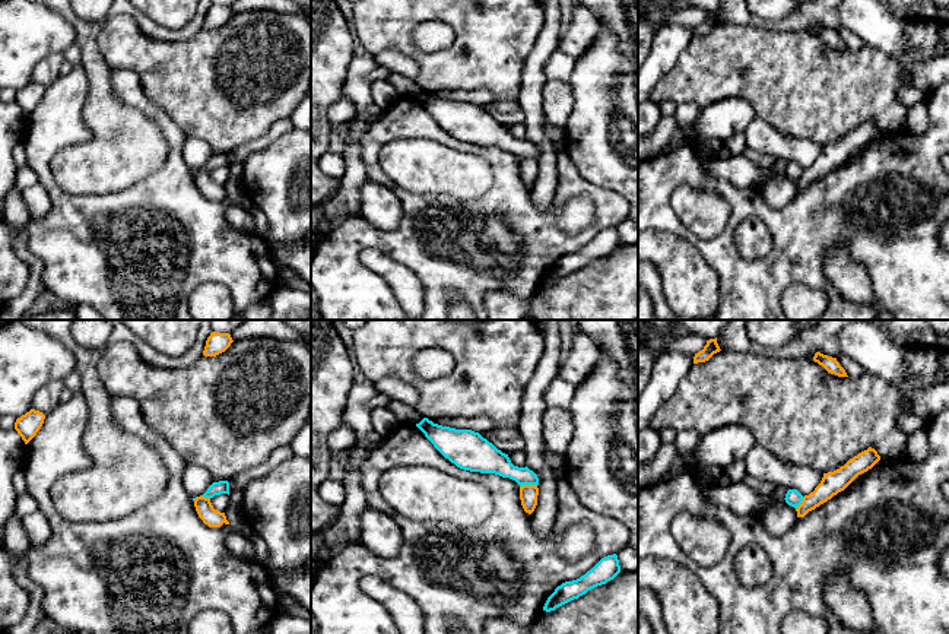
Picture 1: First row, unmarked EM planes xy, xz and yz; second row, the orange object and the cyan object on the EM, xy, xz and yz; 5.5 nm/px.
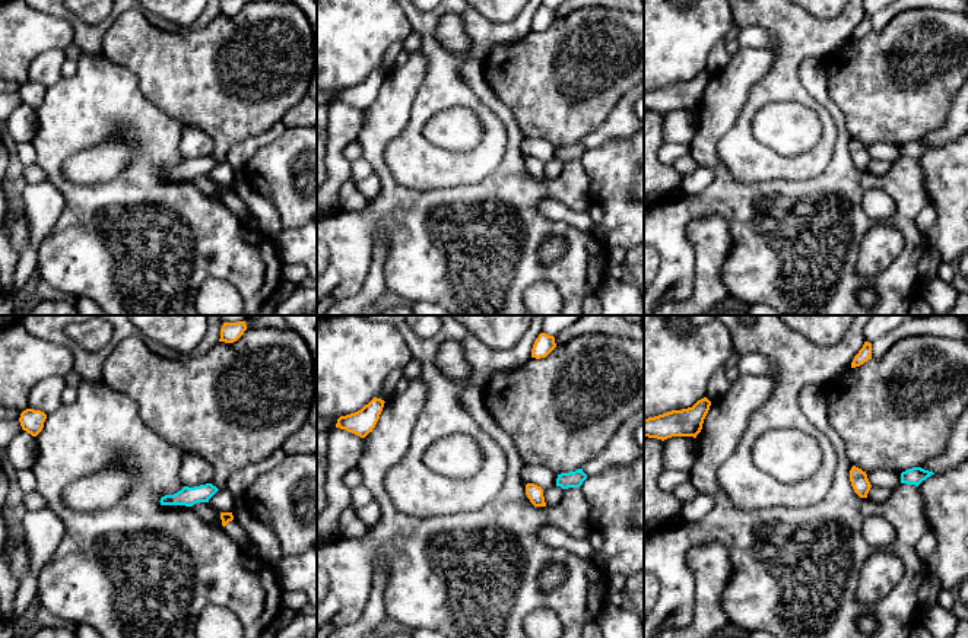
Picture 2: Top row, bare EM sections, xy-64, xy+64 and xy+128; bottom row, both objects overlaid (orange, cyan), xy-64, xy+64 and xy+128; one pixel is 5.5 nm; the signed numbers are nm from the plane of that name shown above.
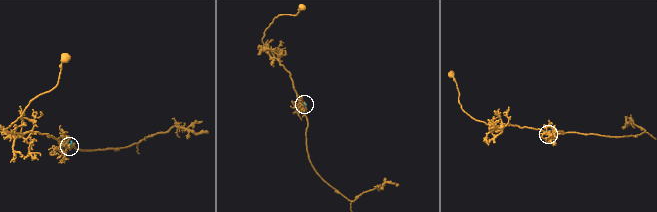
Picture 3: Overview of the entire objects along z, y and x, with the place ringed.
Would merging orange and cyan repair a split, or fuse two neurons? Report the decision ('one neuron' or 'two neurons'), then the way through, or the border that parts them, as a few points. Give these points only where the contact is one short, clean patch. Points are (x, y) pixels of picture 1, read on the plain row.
two neurons; border xz (536, 157), (523, 157), (520, 159)

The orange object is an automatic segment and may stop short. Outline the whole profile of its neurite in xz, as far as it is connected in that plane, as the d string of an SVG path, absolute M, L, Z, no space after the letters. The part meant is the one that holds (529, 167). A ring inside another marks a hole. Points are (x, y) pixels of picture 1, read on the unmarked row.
M537 158L520 159L520 172L526 186L531 187L537 178L539 161Z

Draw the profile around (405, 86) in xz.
M391 73L388 82L396 88L399 96L416 98L423 92L413 79L407 79L397 73Z

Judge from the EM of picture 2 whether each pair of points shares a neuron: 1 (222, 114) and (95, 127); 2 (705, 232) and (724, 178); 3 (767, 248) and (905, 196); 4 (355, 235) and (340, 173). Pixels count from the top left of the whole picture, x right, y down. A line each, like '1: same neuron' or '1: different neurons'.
1: different neurons
2: different neurons
3: same neuron
4: different neurons

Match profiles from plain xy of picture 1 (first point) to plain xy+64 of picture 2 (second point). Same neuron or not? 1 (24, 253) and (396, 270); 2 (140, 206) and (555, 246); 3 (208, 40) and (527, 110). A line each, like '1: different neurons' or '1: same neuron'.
1: different neurons
2: different neurons
3: same neuron

